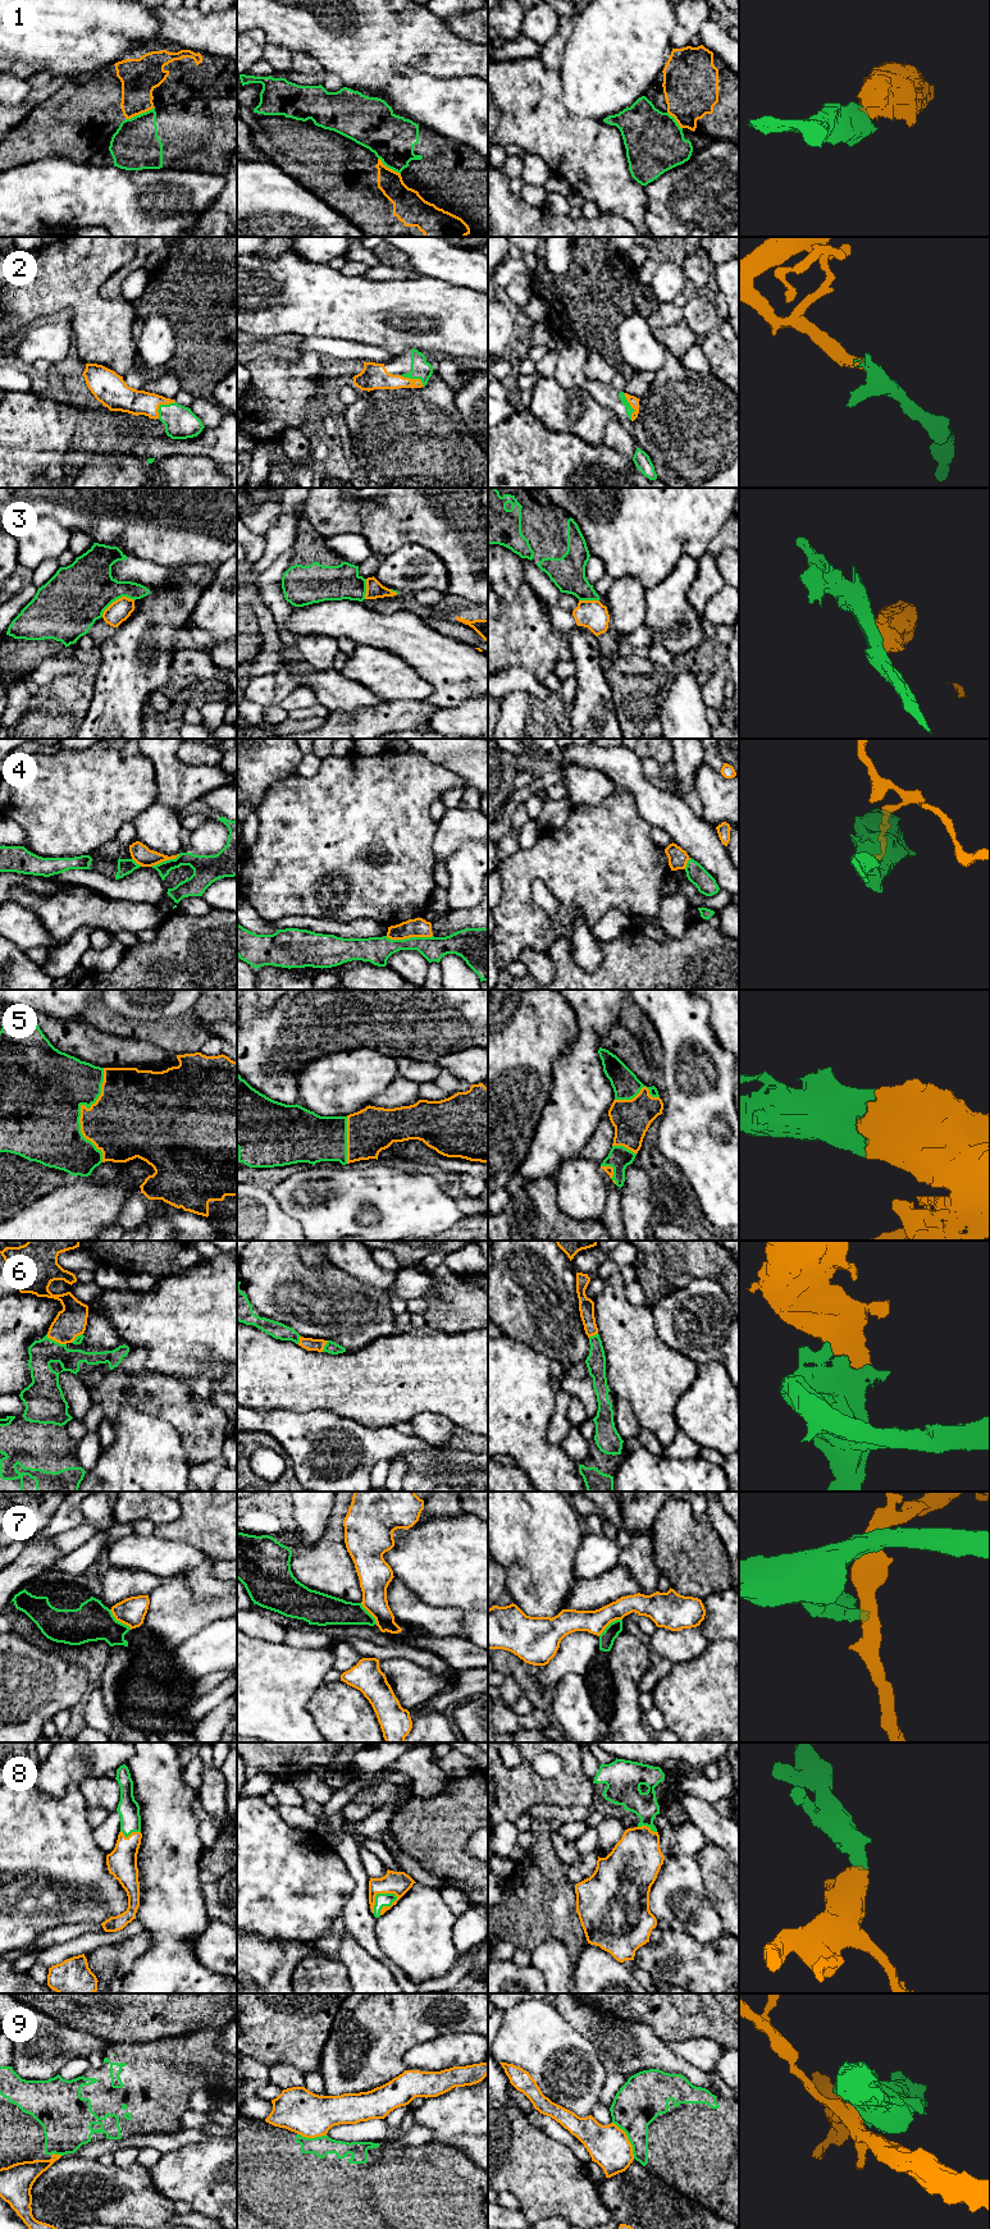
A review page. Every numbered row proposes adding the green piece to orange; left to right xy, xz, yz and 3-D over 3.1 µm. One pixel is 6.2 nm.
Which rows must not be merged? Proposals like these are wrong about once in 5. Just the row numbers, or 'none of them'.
1, 3, 4, 7, 9

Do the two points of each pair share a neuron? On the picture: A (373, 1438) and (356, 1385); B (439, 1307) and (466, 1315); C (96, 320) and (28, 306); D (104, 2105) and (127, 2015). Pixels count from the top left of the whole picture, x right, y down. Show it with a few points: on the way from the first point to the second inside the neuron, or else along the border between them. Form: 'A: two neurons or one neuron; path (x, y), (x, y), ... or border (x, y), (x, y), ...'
A: two neurons; border (342, 1416), (351, 1417), (370, 1428), (392, 1426)
B: one neuron; path (446, 1307), (460, 1309)
C: one neuron; path (80, 304), (76, 300), (45, 300)
D: two neurons; border (151, 2042), (112, 2043)

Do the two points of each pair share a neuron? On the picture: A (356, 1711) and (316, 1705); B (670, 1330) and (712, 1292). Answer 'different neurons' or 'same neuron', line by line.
A: same neuron
B: same neuron

